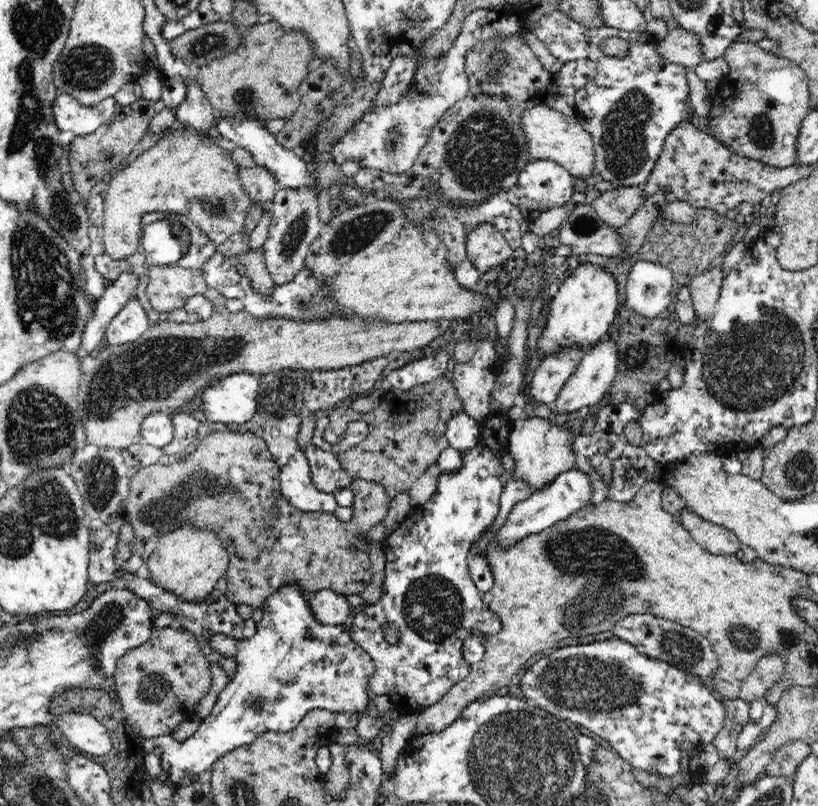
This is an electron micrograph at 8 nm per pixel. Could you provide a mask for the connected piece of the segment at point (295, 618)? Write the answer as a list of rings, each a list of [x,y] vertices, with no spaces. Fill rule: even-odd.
[[[286,584],[265,601],[262,620],[258,622],[256,633],[252,638],[238,640],[225,634],[214,634],[210,643],[217,654],[236,660],[238,665],[236,674],[224,690],[219,692],[211,713],[202,720],[198,731],[192,736],[181,742],[171,735],[144,740],[145,750],[152,750],[155,746],[162,747],[162,754],[159,756],[161,773],[156,777],[146,774],[145,784],[159,780],[166,786],[177,787],[180,778],[190,774],[199,776],[228,752],[250,744],[264,732],[292,731],[305,718],[307,712],[314,709],[322,709],[334,714],[351,712],[358,715],[358,718],[372,714],[373,696],[369,692],[370,683],[368,683],[376,672],[372,658],[354,642],[351,626],[348,623],[338,626],[318,623],[313,616],[307,595],[300,585]]]

